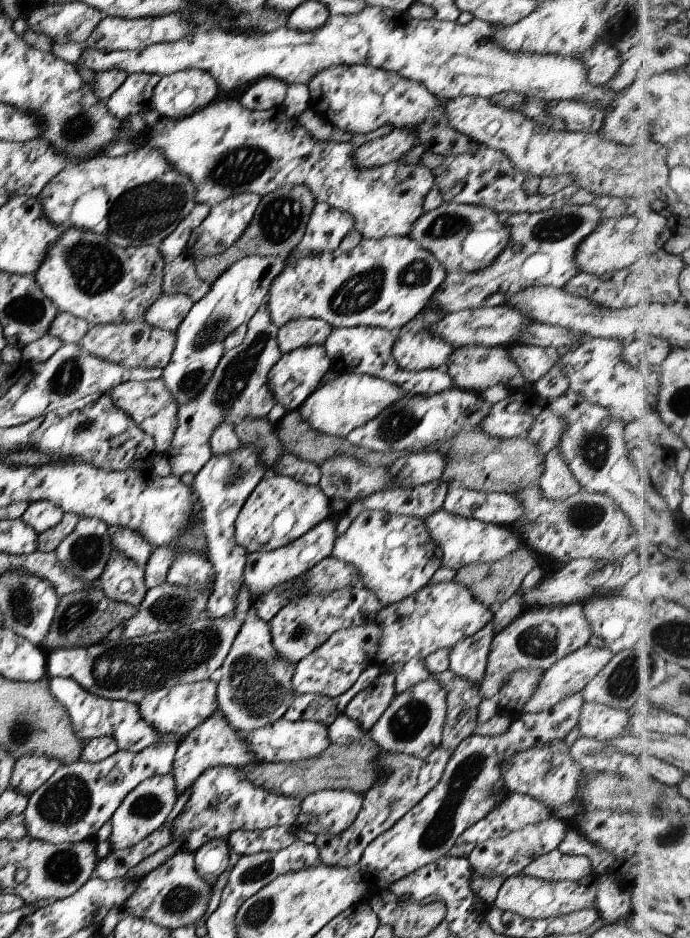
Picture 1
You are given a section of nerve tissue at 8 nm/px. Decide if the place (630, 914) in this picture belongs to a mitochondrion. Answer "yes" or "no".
no

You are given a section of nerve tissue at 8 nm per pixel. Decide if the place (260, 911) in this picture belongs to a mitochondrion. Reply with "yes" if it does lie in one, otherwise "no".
yes

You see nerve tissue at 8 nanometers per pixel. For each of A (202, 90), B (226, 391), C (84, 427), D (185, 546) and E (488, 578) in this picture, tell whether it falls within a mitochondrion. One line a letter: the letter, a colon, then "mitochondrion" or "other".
A: other
B: mitochondrion
C: mitochondrion
D: mitochondrion
E: mitochondrion

